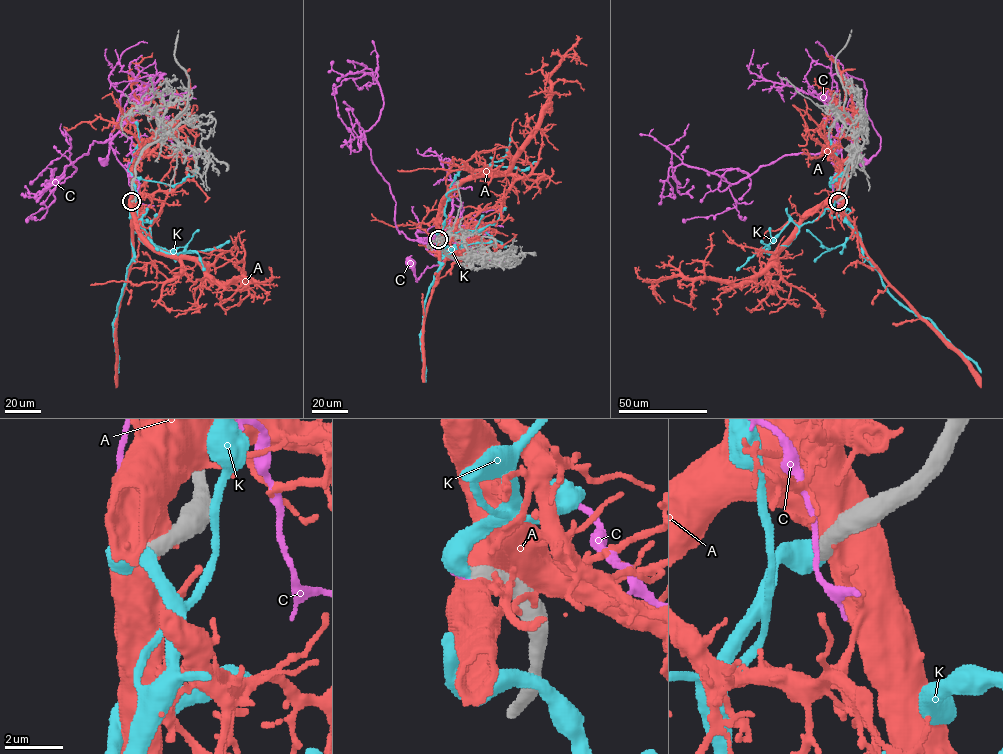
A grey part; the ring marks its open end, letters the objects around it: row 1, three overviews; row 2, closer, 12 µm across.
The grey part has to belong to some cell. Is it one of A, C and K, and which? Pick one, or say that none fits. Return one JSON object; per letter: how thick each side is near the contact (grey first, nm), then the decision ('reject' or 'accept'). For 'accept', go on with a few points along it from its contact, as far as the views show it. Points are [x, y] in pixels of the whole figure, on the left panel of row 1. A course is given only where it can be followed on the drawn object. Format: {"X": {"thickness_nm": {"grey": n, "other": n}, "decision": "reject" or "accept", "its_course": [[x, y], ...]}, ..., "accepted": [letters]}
{"A": {"thickness_nm": {"grey": 700, "other": 850}, "decision": "reject"}, "C": {"thickness_nm": {"grey": 480, "other": 180}, "decision": "reject"}, "K": {"thickness_nm": {"grey": 480, "other": 550}, "decision": "accept", "its_course": [[131, 201], [129, 217], [136, 209], [141, 215], [114, 320], [119, 373]]}, "accepted": ["K"]}

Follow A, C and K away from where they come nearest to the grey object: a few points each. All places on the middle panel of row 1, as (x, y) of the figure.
A: (439, 239), (443, 200), (469, 178), (509, 167), (547, 102), (549, 77), (561, 57), (573, 47), (586, 64)
C: (438, 239), (417, 240), (450, 230), (471, 236), (442, 262), (427, 266), (416, 282), (410, 260)
K: (438, 239), (440, 232), (438, 245), (448, 248), (424, 303), (421, 351), (426, 382)

